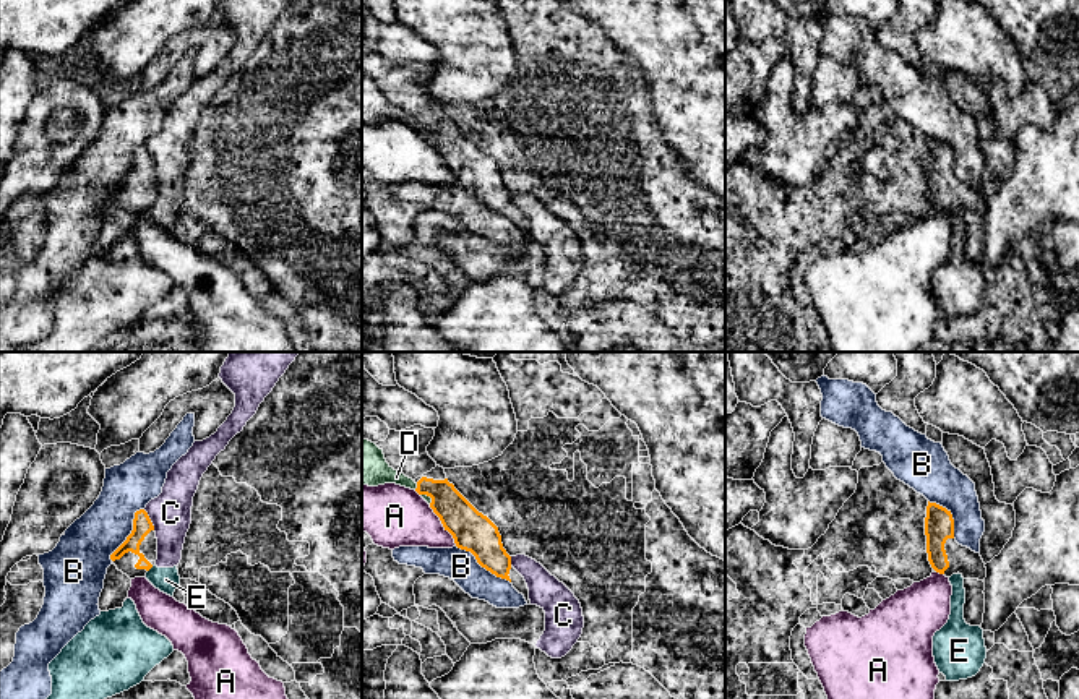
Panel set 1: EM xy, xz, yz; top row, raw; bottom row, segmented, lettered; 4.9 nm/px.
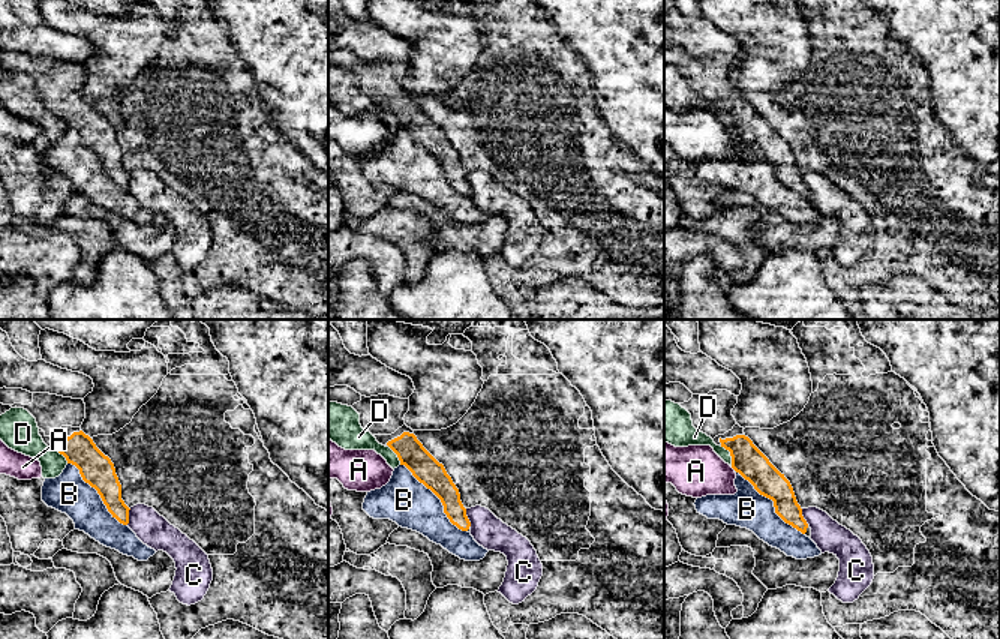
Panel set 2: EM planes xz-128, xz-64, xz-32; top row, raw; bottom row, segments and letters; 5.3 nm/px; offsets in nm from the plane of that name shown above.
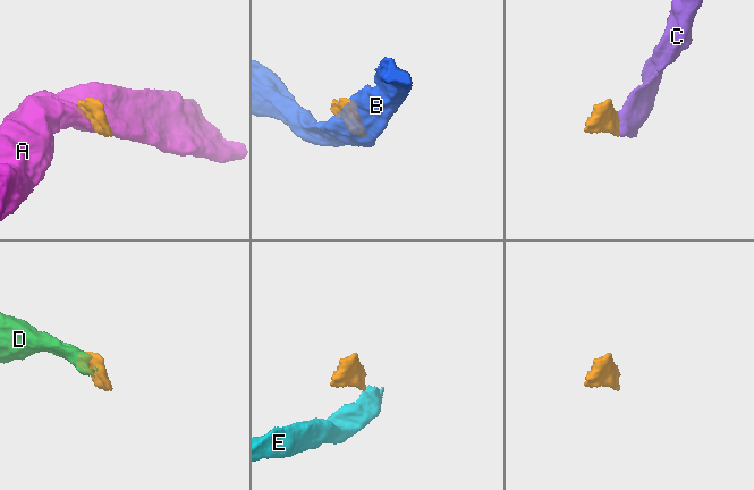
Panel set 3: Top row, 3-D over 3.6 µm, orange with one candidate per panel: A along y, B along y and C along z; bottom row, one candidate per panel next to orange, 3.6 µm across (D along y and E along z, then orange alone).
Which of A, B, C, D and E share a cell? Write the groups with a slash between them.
A / B / C E / D

